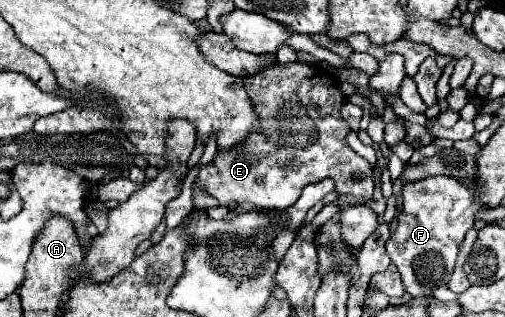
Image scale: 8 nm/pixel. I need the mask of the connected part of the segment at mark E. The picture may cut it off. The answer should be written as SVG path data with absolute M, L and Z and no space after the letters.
M278 62L266 68L264 72L244 78L244 86L260 118L258 130L250 132L250 136L242 142L242 146L236 146L234 150L228 152L218 150L210 164L202 164L198 168L196 176L198 186L206 190L210 196L214 196L218 200L218 206L232 210L244 204L252 204L262 210L272 210L272 208L286 210L300 198L304 186L320 182L324 178L332 178L336 184L336 192L340 194L362 196L368 200L372 198L374 192L372 166L368 164L366 158L358 156L346 144L346 134L350 132L350 128L340 116L340 108L344 106L346 98L340 94L330 72L322 70L320 66L310 66L302 62L288 62L288 64Z

